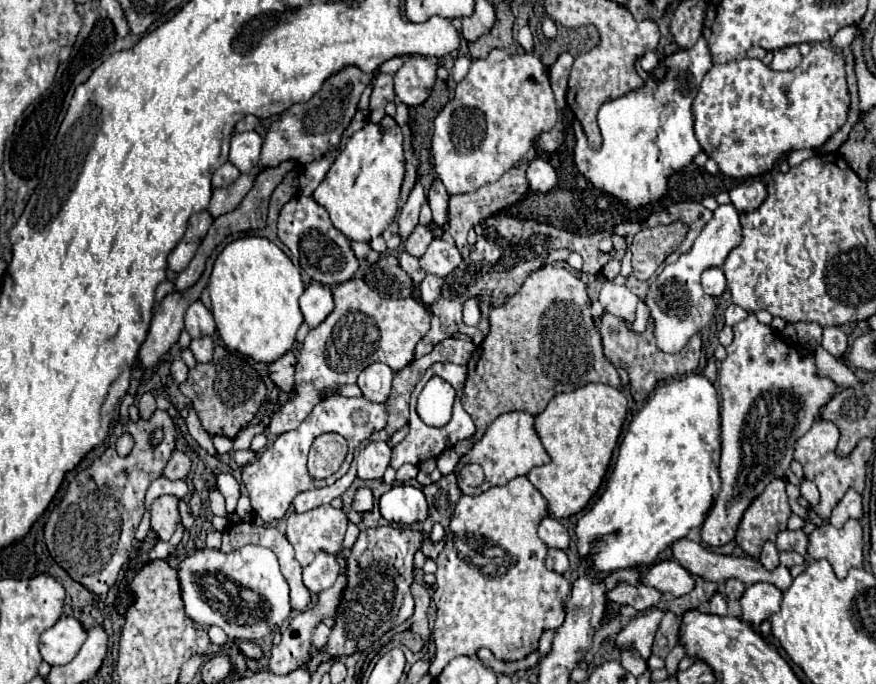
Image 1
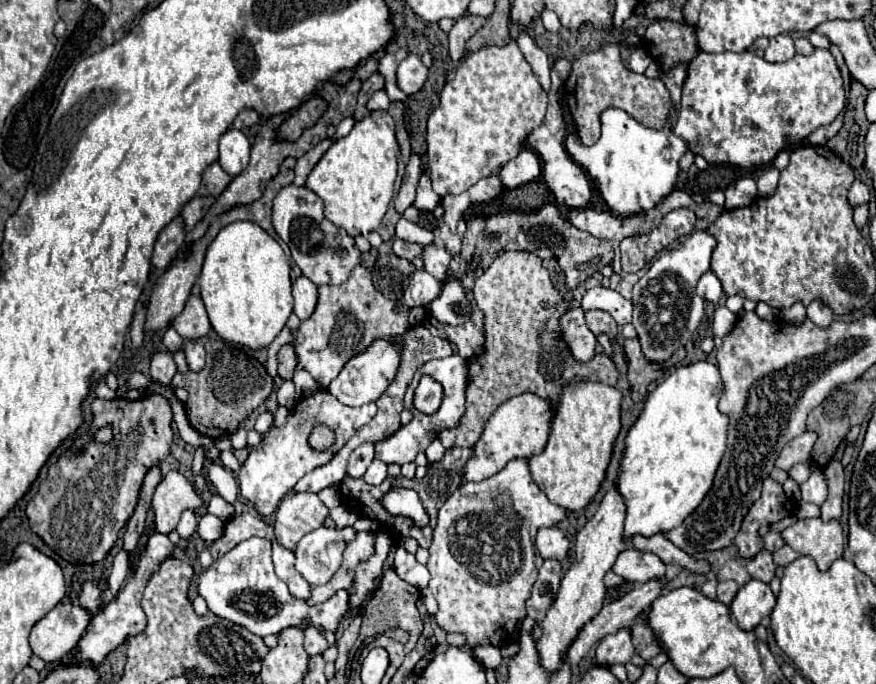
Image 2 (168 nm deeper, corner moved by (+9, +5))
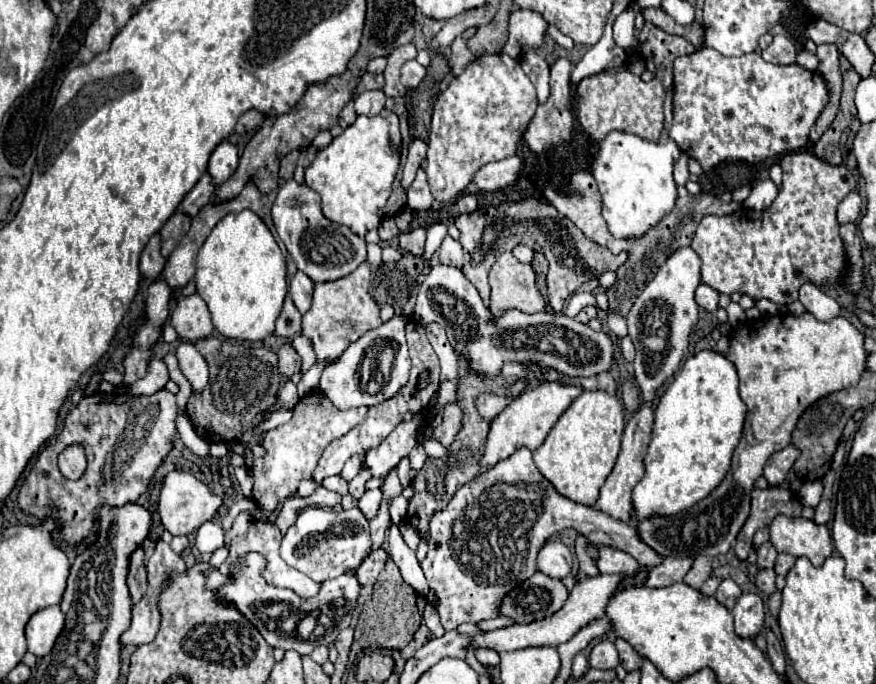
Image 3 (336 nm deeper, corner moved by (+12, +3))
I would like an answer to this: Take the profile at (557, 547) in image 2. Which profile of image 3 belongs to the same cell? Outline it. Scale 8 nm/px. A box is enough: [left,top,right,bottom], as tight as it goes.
[538,542,572,580]

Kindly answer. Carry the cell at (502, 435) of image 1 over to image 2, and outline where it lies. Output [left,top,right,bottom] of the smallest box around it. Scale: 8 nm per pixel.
[461,394,553,482]

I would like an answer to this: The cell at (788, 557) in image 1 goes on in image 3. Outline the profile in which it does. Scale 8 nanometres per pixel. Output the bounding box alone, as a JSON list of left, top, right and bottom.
[774,554,796,576]

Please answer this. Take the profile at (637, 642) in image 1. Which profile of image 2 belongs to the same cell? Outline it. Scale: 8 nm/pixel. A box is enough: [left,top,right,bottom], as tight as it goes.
[597,628,635,666]

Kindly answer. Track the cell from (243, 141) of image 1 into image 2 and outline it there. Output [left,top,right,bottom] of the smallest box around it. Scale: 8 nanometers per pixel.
[219,128,249,176]

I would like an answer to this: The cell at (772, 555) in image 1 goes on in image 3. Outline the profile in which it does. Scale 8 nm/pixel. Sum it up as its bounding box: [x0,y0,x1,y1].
[756,568,776,598]

